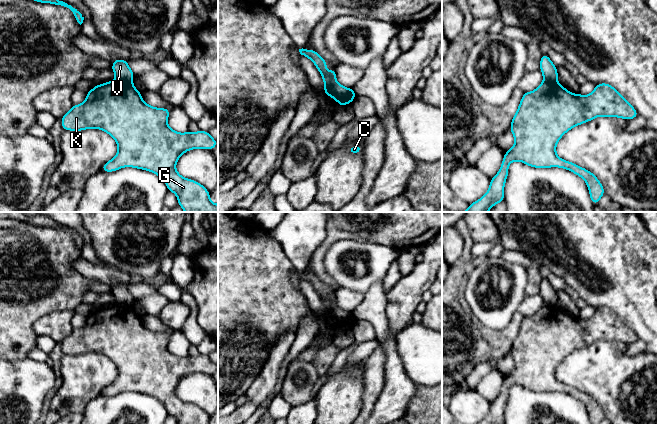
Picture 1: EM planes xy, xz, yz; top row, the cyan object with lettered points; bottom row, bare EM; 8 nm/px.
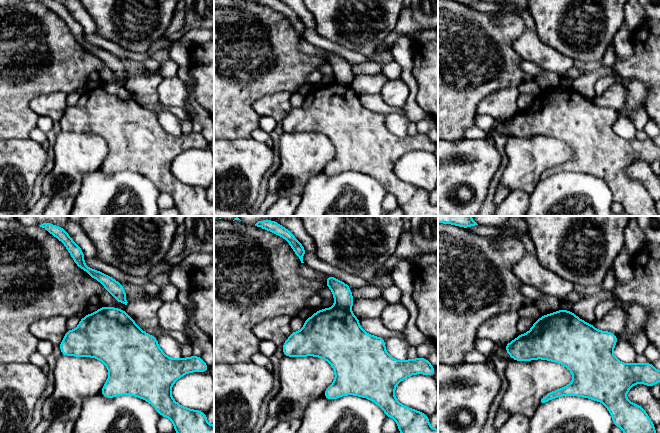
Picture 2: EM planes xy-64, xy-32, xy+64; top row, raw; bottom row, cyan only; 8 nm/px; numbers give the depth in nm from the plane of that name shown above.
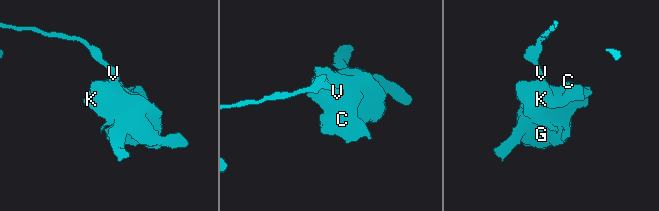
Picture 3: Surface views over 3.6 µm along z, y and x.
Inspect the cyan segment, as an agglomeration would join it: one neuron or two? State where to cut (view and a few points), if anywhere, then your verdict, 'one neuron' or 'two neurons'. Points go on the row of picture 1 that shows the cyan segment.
cut in xy along (116, 79), (131, 83); two neurons

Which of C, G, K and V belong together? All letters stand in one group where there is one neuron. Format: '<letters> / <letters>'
C G K / V

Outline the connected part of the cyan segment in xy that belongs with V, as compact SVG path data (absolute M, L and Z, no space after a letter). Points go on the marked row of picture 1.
M117 59L112 63L111 69L114 71L116 80L132 83L134 79L134 73L128 66L128 62L129 61Z

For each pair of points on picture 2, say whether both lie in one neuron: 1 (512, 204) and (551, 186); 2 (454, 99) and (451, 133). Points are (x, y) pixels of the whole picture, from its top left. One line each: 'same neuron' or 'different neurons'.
1: different neurons
2: same neuron

